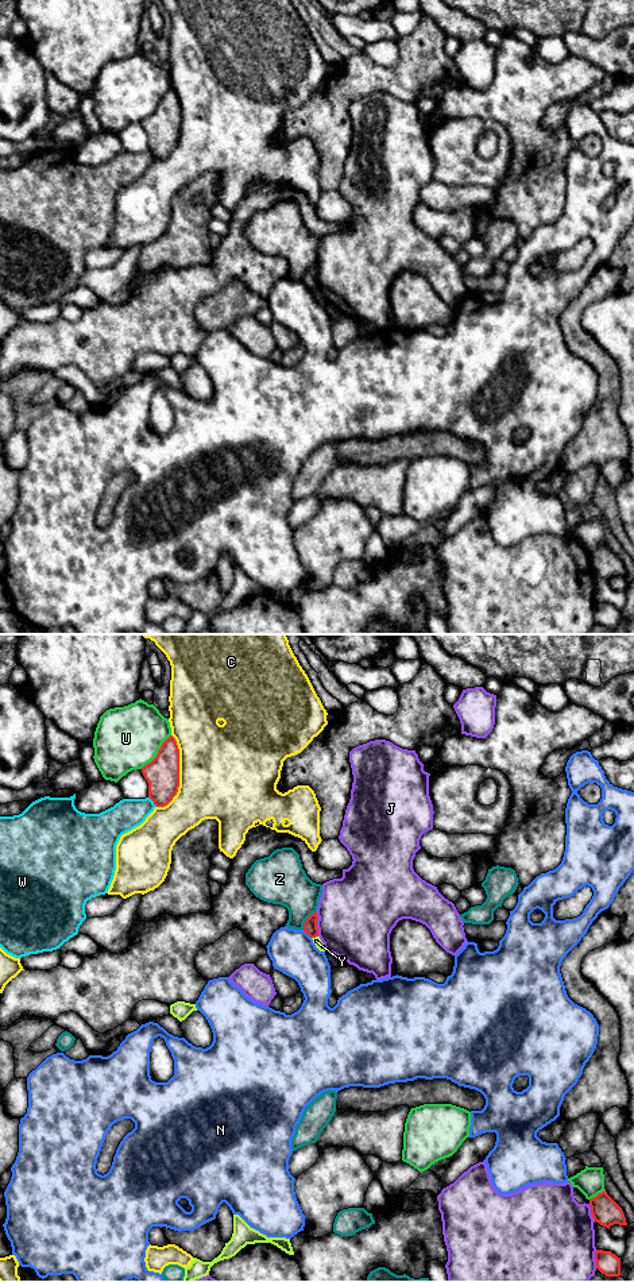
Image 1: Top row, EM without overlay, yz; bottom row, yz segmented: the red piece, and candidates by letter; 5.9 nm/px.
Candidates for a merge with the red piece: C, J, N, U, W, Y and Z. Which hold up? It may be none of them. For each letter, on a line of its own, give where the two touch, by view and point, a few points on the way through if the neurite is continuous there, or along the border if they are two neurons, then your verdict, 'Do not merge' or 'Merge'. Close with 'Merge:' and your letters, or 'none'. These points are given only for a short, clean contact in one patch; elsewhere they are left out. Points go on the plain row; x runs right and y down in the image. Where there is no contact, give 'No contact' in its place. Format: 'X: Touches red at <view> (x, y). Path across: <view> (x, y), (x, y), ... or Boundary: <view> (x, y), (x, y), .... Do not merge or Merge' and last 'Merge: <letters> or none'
C: Touches red at yz (178, 127). Do not merge
J: Touches red at yz (316, 277). Do not merge
N: Touches red at yz (306, 285). Do not merge
U: Touches red at yz (158, 105). Do not merge
W: Touches red at yz (153, 153). Do not merge
Y: Touches red at yz (314, 289). Boundary: yz (317, 288), (312, 290). Do not merge
Z: Touches red at yz (306, 271). Do not merge
Merge: none

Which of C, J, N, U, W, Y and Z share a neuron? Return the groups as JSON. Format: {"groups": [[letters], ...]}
{"groups": [["C"], ["J"], ["N"], ["U"], ["W"], ["Y"], ["Z"]]}

